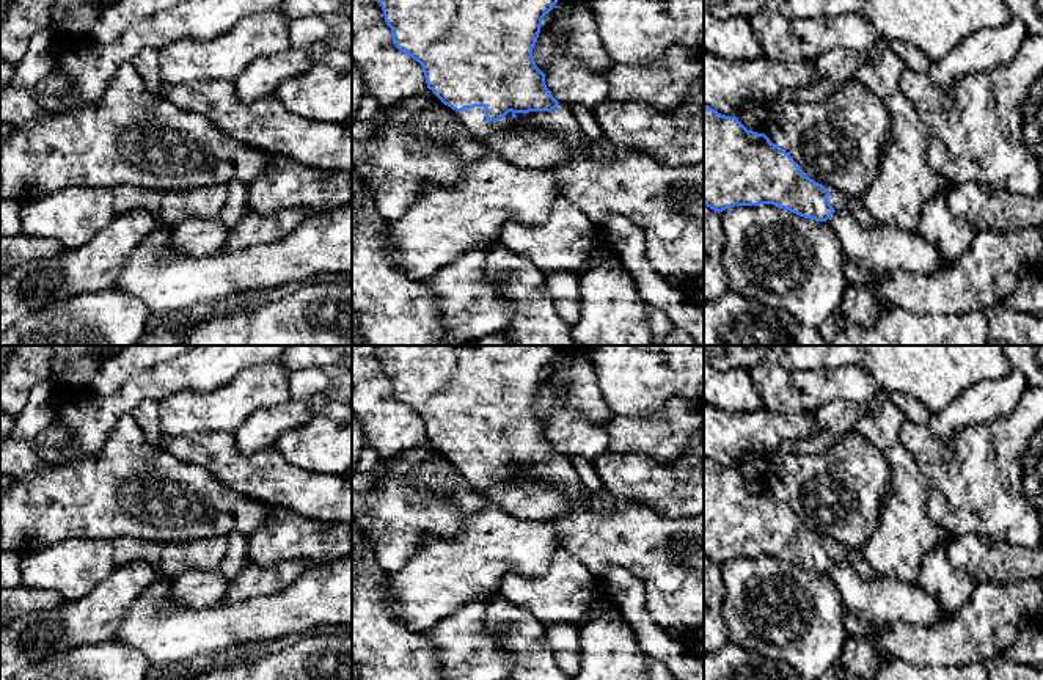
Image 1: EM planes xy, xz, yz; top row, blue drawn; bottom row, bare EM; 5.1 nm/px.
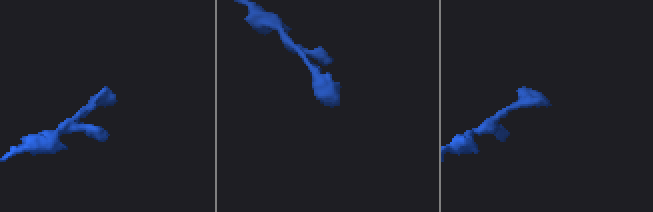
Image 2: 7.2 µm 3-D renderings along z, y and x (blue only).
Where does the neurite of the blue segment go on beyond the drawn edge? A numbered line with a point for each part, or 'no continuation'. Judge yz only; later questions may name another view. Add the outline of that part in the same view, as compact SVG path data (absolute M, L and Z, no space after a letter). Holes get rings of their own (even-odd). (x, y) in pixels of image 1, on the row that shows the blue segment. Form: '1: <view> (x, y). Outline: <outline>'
1: yz (839, 201). Outline: M829 190L828 196L829 204L834 210L847 210L855 220L864 228L875 228L878 221L870 215L870 212L862 204L861 198L853 198L850 195L844 195L840 190Z

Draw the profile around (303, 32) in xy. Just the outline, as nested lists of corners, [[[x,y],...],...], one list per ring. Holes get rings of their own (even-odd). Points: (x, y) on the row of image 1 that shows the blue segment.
[[[320,16],[298,17],[289,24],[291,47],[303,49],[322,42],[330,27]]]

